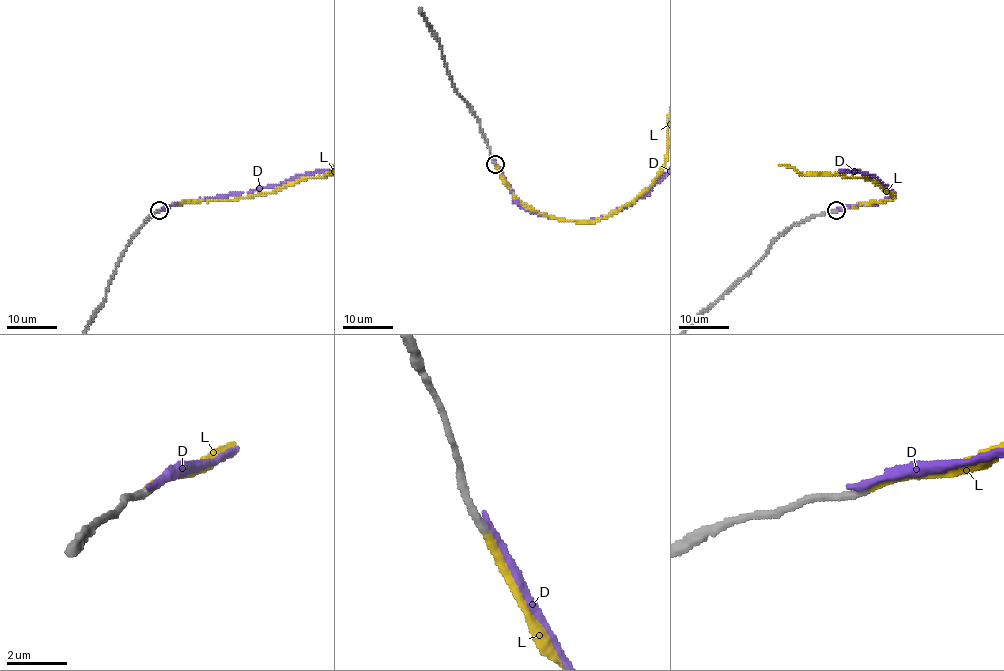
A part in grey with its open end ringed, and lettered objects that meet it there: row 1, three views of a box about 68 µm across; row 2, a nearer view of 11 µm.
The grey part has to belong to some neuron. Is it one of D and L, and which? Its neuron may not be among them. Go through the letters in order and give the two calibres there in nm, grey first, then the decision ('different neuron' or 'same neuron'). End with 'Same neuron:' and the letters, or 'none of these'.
D: calibres 280 and 260 nm; different neuron
L: calibres 260 and 240 nm; same neuron
Same neuron: L

